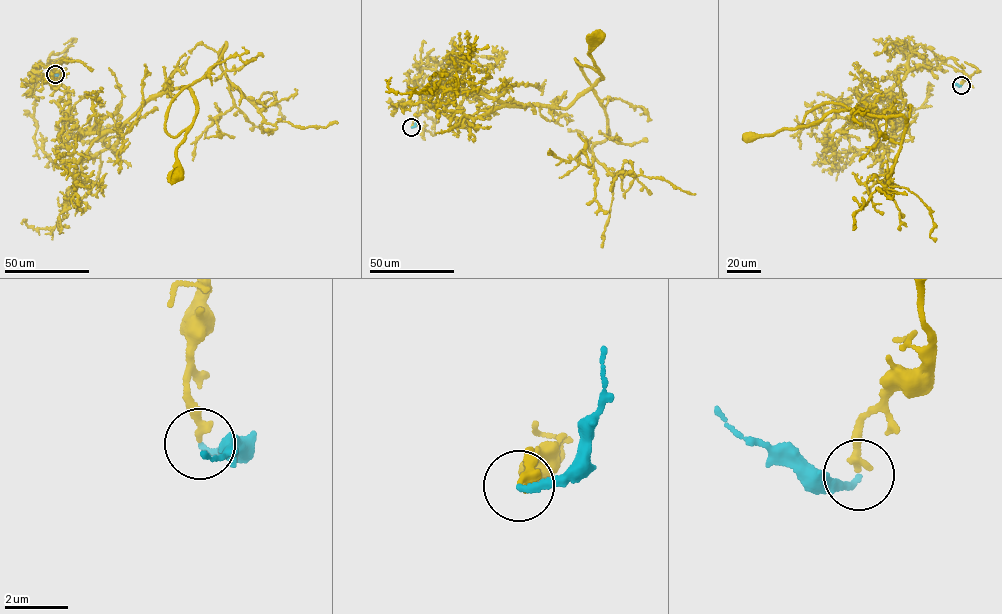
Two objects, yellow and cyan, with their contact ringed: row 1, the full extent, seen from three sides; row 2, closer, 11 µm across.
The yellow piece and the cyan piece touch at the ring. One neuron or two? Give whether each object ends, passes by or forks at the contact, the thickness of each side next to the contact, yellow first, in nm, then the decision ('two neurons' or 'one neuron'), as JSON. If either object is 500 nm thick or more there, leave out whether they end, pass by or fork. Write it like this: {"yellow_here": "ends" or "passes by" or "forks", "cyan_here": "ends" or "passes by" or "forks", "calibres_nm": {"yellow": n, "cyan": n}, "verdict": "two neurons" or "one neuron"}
{"yellow_here": "ends", "cyan_here": "ends", "calibres_nm": {"yellow": 280, "cyan": 200}, "verdict": "one neuron"}

